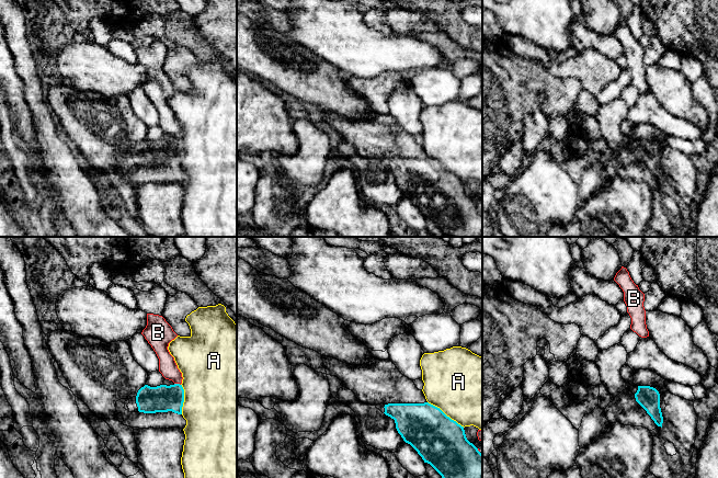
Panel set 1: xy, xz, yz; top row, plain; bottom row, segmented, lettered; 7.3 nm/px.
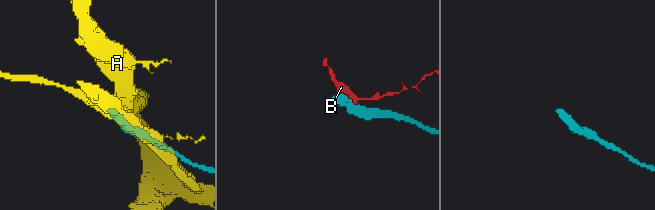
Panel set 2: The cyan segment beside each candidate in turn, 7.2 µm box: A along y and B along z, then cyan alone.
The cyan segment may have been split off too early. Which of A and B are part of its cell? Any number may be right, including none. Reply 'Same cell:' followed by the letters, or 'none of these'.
Same cell: none of these

